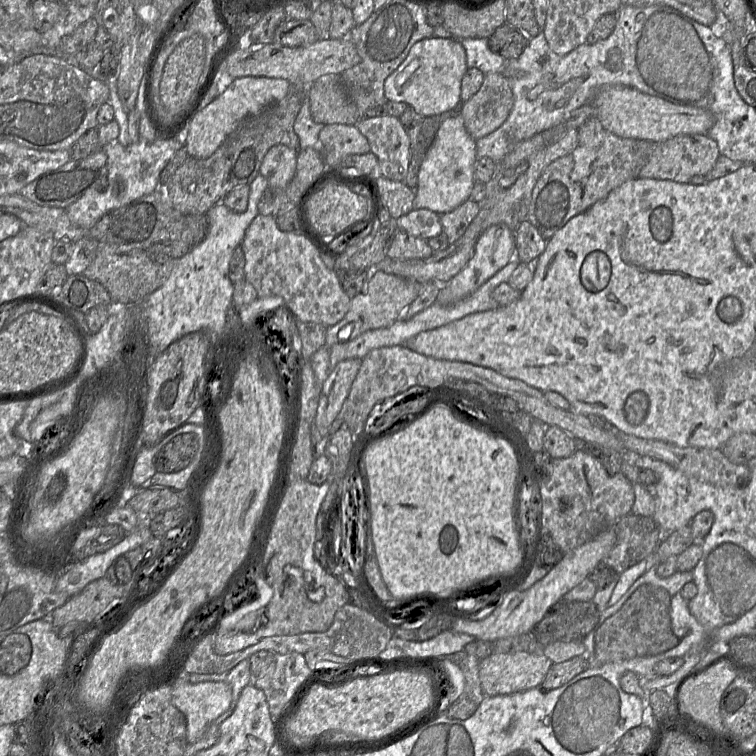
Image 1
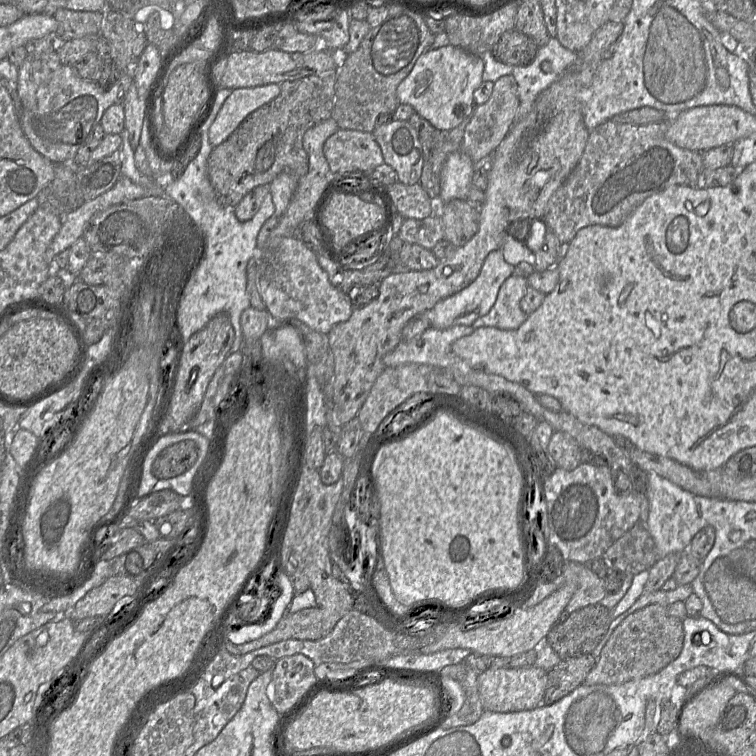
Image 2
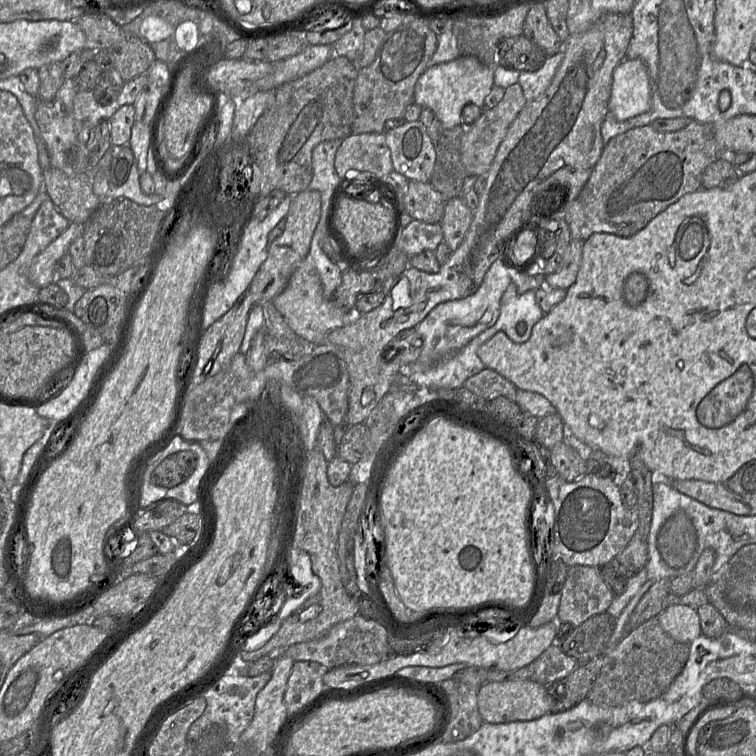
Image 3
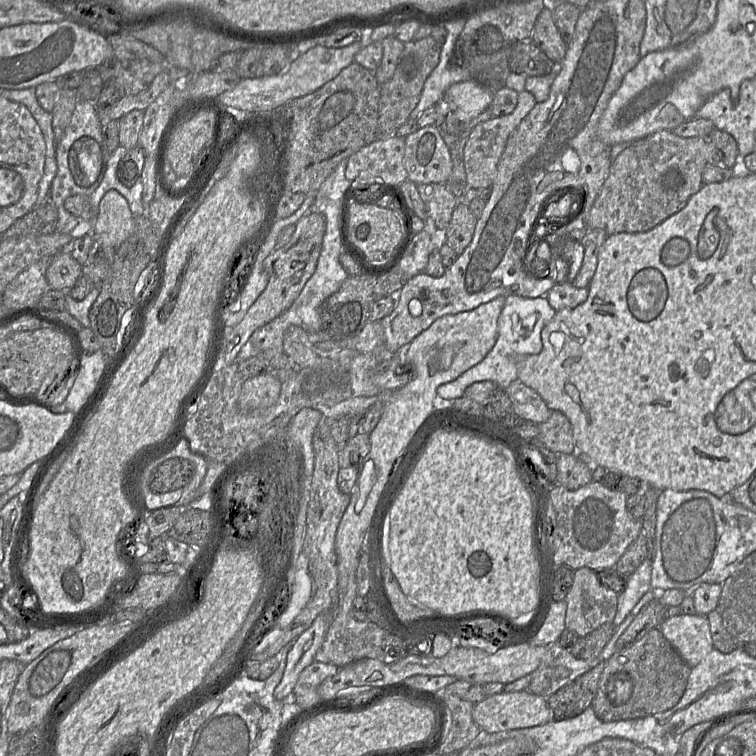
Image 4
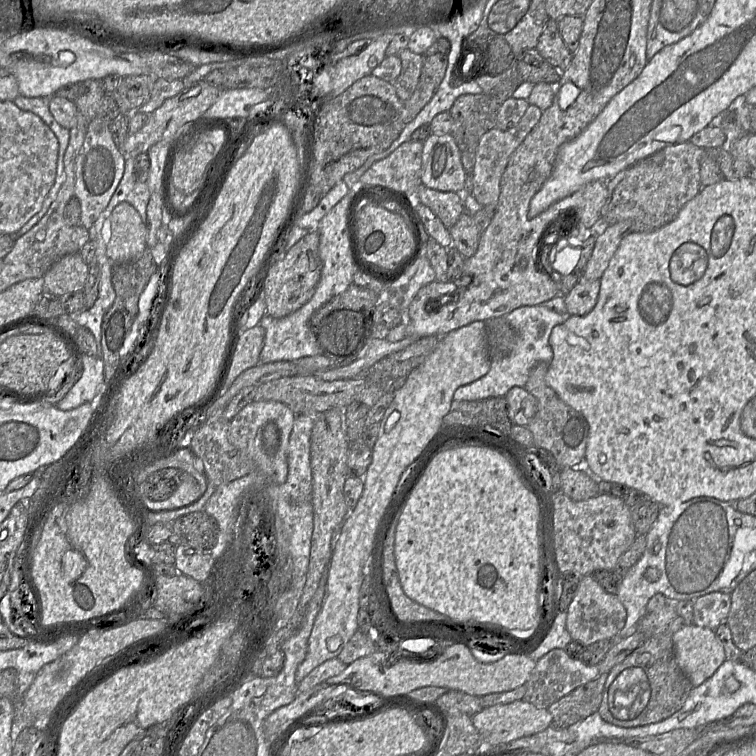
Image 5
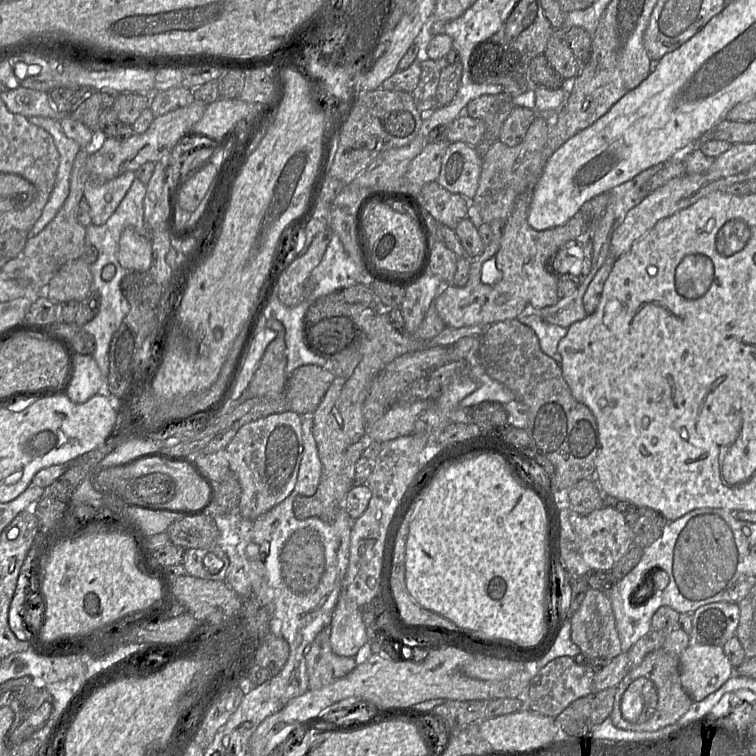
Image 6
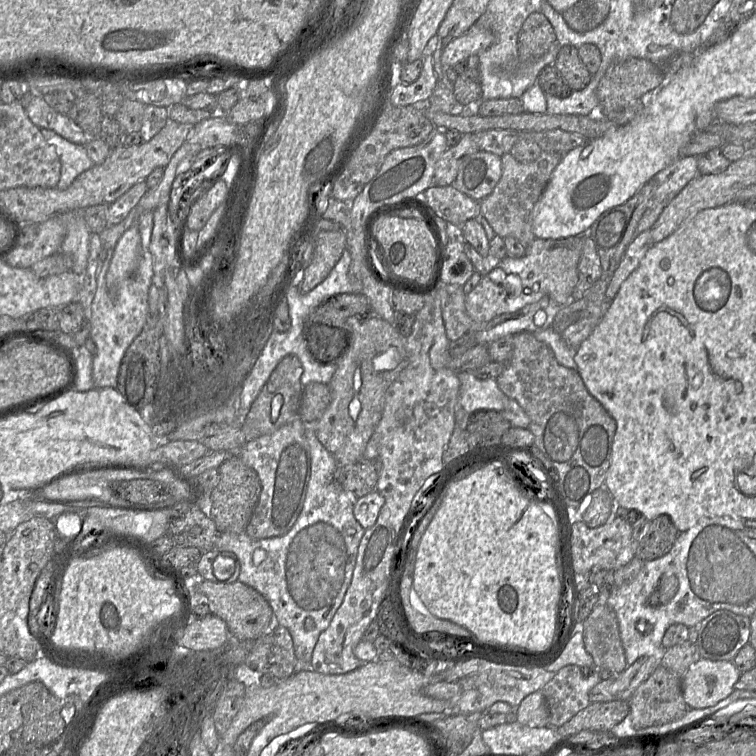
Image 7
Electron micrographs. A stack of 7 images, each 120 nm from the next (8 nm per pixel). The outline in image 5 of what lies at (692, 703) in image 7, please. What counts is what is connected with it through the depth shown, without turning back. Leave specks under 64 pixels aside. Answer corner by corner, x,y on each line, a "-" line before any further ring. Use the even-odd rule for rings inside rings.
695,624
684,625
672,635
672,642
678,666
689,679
692,687
698,687
704,683
727,660
714,630
706,627

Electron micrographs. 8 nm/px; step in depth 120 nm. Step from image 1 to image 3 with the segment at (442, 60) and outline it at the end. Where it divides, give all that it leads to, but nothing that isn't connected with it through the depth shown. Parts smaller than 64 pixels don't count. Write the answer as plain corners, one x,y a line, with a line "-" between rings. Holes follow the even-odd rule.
471,55
427,67
415,84
413,102
429,108
445,128
463,125
464,114
469,112
472,117
478,109
482,112
484,100
494,86
494,69

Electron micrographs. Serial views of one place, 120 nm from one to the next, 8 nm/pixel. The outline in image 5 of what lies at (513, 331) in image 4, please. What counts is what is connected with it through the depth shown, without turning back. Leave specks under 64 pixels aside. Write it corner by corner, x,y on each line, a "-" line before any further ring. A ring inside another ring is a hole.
545,306
519,307
505,316
516,333
516,343
512,351
501,359
492,359
490,369
482,378
459,387
453,395
454,401
480,401
492,397
505,397
512,387
524,387
531,370
541,362
550,363
553,351
549,345
552,329
562,324
570,315
556,313

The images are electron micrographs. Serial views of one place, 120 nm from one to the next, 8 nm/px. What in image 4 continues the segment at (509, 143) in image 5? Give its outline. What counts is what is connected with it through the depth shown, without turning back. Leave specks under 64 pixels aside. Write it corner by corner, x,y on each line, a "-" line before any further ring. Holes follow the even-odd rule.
524,90
518,94
518,102
512,113
500,117
491,117
477,124
471,130
464,147
464,166
469,187
477,190
488,190
491,188
509,136
533,109
536,103
534,96

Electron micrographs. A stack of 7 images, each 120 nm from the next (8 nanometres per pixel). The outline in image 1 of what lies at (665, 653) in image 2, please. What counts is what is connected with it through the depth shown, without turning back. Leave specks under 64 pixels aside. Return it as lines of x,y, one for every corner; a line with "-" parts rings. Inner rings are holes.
643,584
625,602
621,609
607,618
595,629
595,651
588,659
589,668
597,668
607,663
617,663
633,658
656,656
675,648
679,639
673,633
671,624
671,595
662,587

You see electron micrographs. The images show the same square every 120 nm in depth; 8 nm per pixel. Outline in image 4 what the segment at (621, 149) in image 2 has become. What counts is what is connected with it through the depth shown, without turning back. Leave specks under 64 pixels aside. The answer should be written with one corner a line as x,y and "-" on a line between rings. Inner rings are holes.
717,128
705,136
691,138
681,138
671,131
661,130
629,143
613,158
609,176
592,208
585,216
586,228
604,230
609,235
652,230
680,211
688,199
700,190
703,185
702,171
709,163
720,164
732,169
739,167
736,141
731,135

